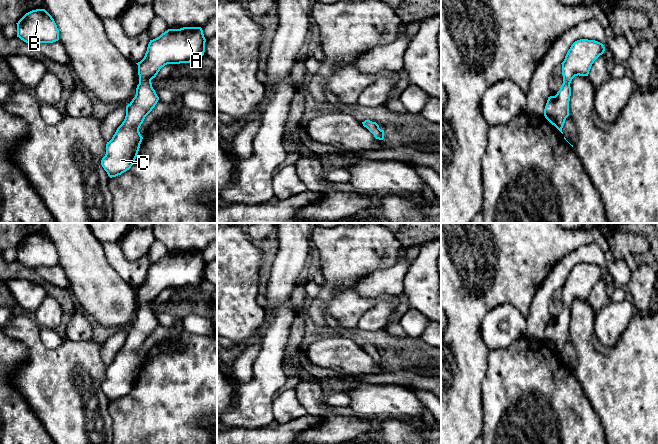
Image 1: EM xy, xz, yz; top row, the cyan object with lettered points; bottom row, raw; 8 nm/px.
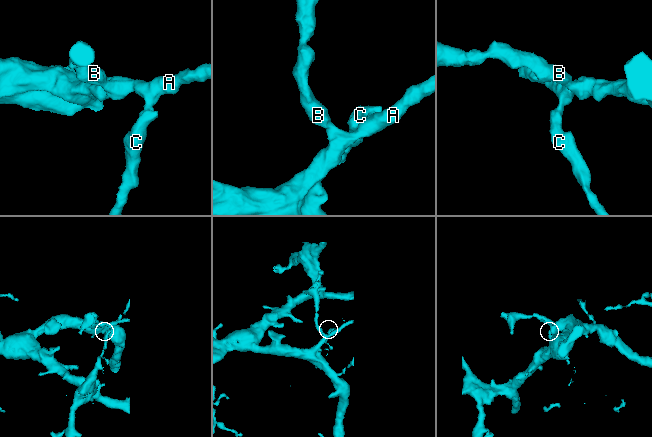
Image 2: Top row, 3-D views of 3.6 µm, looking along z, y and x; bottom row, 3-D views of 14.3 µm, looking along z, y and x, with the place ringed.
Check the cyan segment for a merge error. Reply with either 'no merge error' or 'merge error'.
merge error

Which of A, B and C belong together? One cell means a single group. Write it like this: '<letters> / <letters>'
A B / C

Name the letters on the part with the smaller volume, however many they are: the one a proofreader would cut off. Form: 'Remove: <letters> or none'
Remove: C

